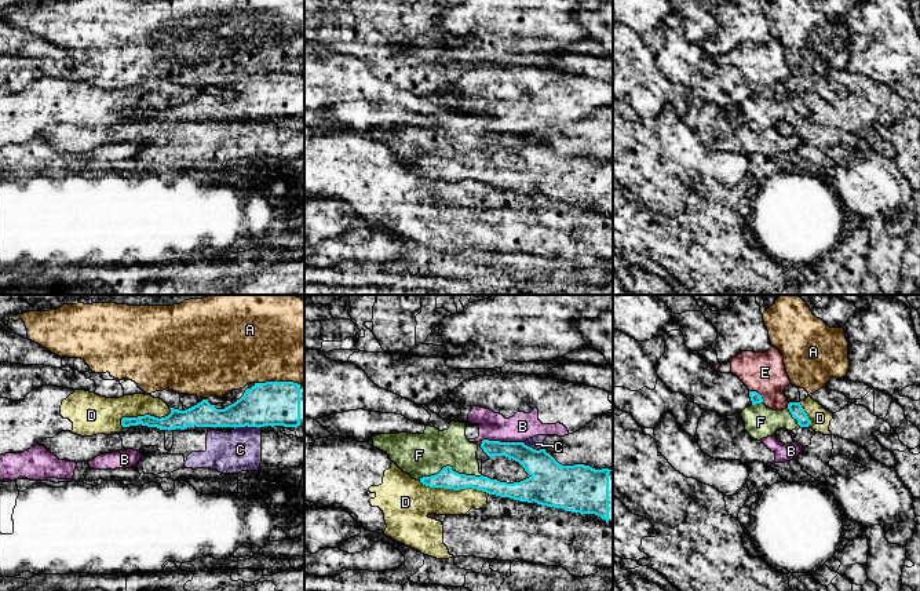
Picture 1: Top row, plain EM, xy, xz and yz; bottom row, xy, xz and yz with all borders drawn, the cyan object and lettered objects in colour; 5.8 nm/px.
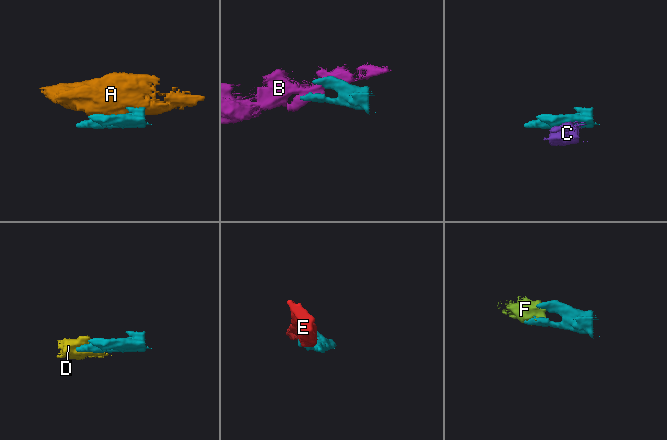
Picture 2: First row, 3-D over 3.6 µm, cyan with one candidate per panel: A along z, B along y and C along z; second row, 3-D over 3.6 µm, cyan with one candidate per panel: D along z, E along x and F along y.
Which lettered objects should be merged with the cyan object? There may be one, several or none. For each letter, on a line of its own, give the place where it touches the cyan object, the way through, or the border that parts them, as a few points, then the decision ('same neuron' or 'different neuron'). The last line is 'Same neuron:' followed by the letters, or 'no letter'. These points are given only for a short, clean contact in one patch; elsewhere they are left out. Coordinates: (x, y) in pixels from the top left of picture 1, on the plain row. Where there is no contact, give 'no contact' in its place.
A: meets cyan in xy at (276, 72); border along xy (255, 73), (292, 72), (299, 76); different neuron
B: meets cyan in xz at (503, 134); border along xz (482, 131), (522, 134); different neuron
C: meets cyan in xy at (247, 116); different neuron
D: meets cyan in xz at (455, 181); border along xz (419, 172), (430, 178), (475, 179), (489, 185); different neuron
E: meets cyan in yz at (758, 84); different neuron
F: meets cyan in xz at (449, 157); runs through xz (446, 170), (449, 157), (442, 150), (419, 146); same neuron
Same neuron: F

